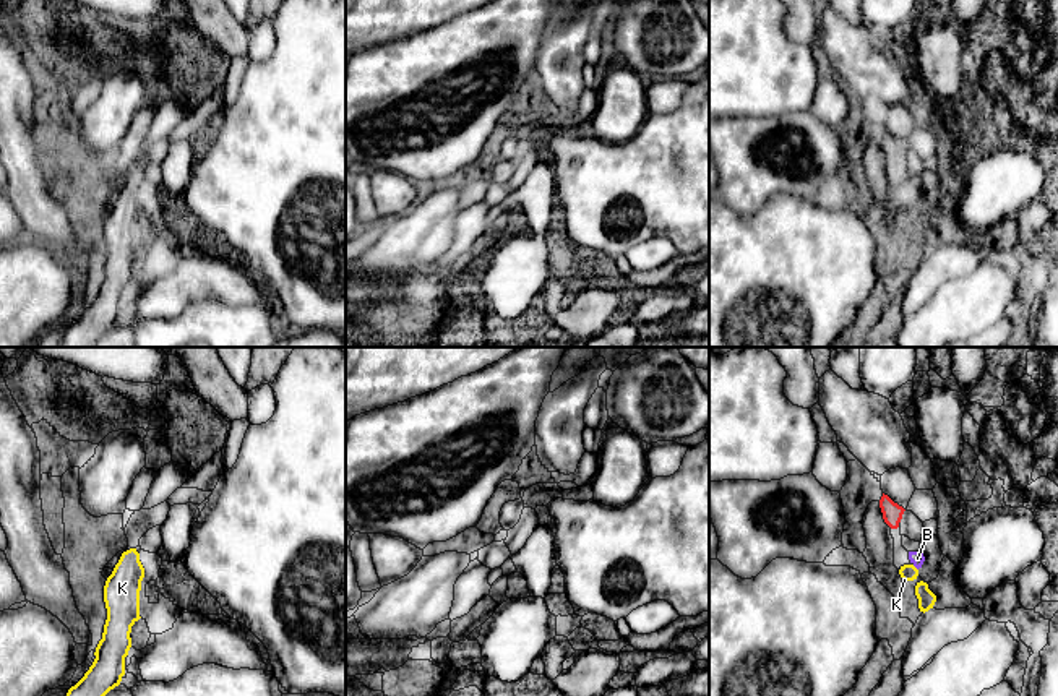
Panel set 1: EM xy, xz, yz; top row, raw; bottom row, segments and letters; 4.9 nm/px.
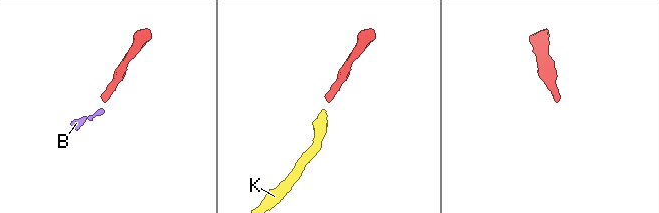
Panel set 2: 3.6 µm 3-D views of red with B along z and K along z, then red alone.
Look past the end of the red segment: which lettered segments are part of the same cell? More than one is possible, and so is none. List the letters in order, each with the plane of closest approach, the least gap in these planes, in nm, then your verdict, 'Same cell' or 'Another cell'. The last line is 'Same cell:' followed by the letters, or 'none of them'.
B: Closest in yz. Distance 140 nm. Another cell
K: Closest in yz. Distance 190 nm. Same cell
Same cell: K

